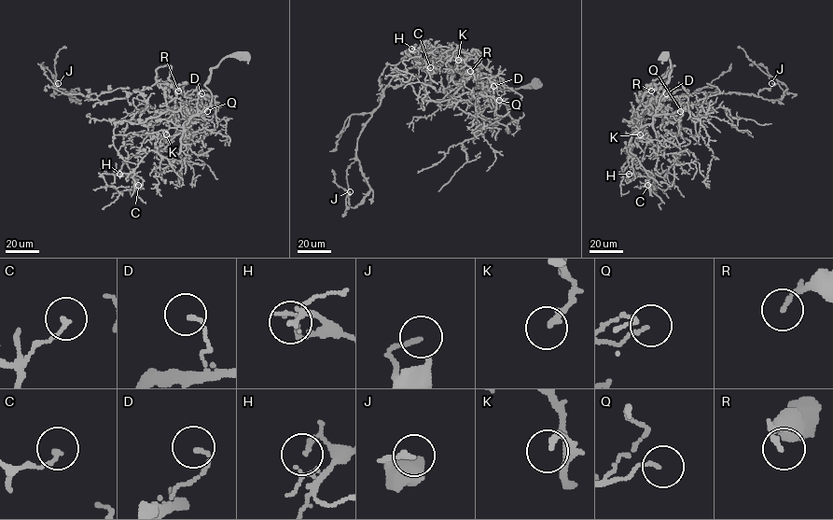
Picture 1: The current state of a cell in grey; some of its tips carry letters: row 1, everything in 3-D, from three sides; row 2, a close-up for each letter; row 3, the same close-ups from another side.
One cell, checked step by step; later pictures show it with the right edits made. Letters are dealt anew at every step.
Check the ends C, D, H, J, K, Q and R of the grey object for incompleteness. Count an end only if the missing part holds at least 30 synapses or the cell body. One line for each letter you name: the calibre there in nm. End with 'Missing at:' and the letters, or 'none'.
Missing at: none

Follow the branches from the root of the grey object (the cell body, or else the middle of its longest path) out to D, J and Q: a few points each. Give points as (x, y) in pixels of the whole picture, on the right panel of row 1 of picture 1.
D: (664, 55), (669, 58), (672, 72), (655, 113), (658, 104), (668, 96), (666, 93)
J: (664, 55), (654, 115), (665, 91), (653, 83), (658, 102), (779, 100), (787, 89), (771, 83)
Q: (664, 55), (669, 58), (672, 72), (655, 113), (661, 100), (671, 96), (679, 97), (680, 111)

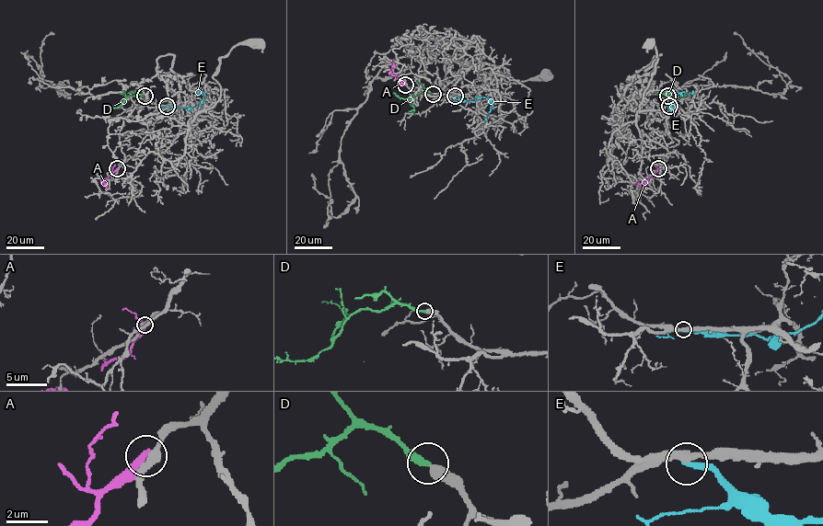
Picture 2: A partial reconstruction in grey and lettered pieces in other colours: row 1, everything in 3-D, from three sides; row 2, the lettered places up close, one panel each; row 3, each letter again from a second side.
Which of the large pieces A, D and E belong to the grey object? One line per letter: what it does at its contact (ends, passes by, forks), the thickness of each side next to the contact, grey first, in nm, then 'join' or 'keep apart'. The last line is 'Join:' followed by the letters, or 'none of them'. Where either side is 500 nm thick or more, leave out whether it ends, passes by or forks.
A: it ends | 360/380 nm | keep apart
D: it ends | 480/260 nm | join
E: it ends | 280/300 nm | keep apart
Join: D

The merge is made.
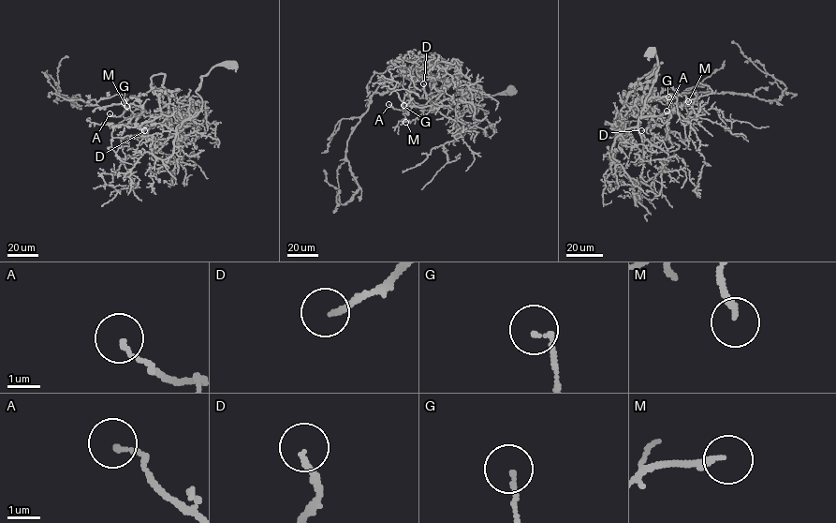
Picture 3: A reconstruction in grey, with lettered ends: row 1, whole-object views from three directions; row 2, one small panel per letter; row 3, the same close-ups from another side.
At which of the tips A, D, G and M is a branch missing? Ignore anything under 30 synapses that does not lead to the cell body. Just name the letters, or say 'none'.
D

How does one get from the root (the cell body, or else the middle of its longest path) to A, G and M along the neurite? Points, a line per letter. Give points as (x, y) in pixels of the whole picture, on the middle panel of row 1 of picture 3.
A: (511, 91), (481, 97), (481, 86), (469, 83), (447, 106), (388, 104)
G: (511, 91), (481, 97), (475, 93), (481, 86), (469, 83), (451, 105), (426, 110), (417, 103), (403, 105)
M: (511, 91), (481, 97), (475, 93), (481, 86), (469, 83), (451, 105), (405, 108), (405, 122)

